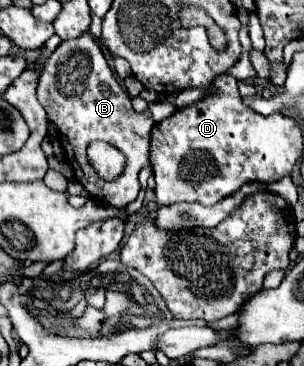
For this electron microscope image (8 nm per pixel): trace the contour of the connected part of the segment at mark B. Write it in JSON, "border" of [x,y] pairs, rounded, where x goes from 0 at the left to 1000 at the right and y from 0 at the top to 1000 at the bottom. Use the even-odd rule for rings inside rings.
{"border":[[[276,87],[243,109],[204,115],[171,142],[132,197],[125,273],[145,290],[158,328],[191,350],[197,388],[217,415],[217,448],[237,459],[243,486],[257,486],[257,497],[289,519],[289,530],[382,568],[414,568],[434,546],[447,546],[461,525],[454,475],[474,454],[493,448],[487,410],[507,328],[493,306],[441,306],[414,246],[375,213],[349,153],[336,148],[322,115],[296,98],[296,87]],[[309,383],[375,393],[421,432],[421,454],[388,492],[329,492],[309,459],[296,454],[283,432],[283,404]]]}

